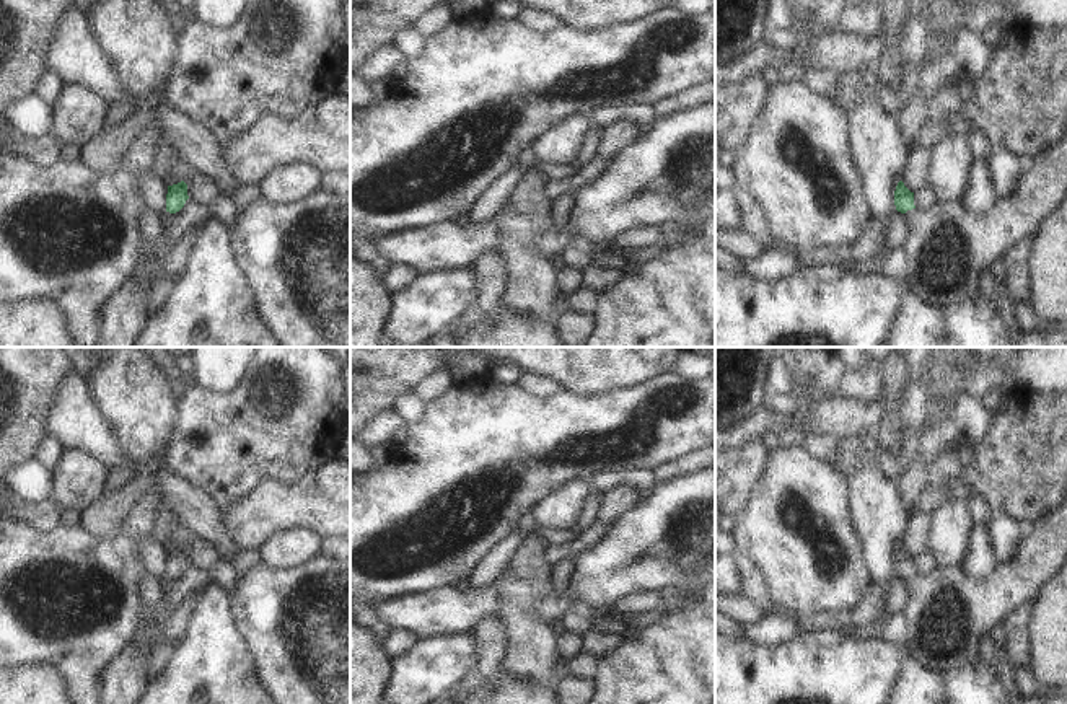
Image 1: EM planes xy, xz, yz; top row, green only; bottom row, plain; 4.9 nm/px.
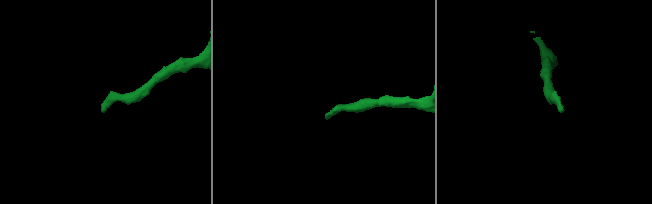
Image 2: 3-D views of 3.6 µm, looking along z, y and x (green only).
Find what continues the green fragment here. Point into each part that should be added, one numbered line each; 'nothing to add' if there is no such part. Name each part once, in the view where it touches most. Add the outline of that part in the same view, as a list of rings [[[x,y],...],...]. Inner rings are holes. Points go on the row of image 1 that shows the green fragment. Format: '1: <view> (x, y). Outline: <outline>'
1: yz (948, 246). Outline: [[[1067,135],[1028,163],[1018,189],[986,212],[976,213],[963,202],[907,210],[911,295],[937,310],[977,295],[981,272],[1031,238],[1065,196]]]

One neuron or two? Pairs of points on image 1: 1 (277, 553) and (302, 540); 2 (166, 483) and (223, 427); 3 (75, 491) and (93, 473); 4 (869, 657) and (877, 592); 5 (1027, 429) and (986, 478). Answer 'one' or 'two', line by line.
1: one
2: two
3: one
4: two
5: one

